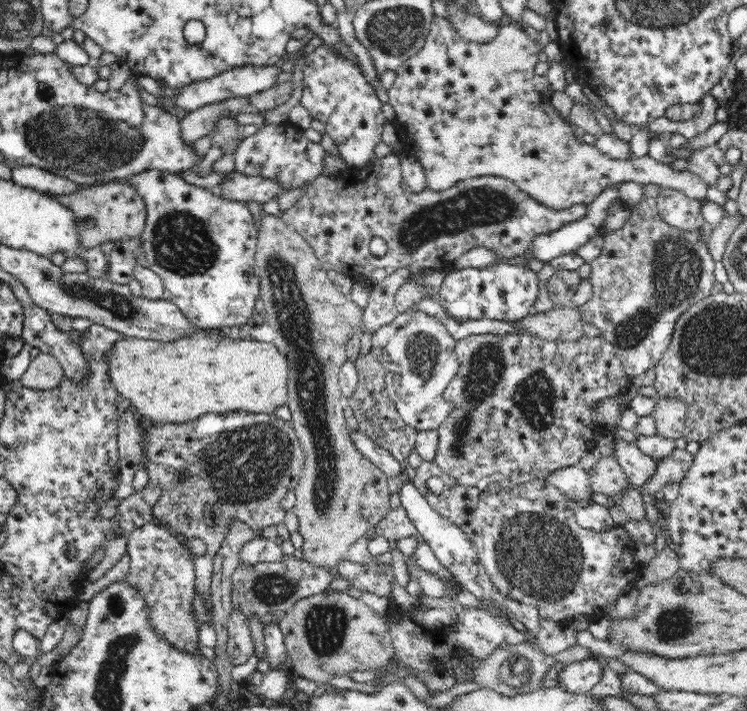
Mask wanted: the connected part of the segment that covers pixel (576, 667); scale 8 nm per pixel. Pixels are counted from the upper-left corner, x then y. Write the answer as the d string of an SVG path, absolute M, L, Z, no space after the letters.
M594 657L572 662L560 672L556 672L557 686L574 694L587 694L594 688L603 676L603 666Z

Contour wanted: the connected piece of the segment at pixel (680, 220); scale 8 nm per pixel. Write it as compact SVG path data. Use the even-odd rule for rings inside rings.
M661 189L657 203L660 217L668 225L688 232L703 228L703 204L698 200L691 200L678 190Z

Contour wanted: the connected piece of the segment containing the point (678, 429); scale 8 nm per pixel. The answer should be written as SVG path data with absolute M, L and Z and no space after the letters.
M662 398L655 402L651 414L655 418L656 434L677 439L683 436L685 429L687 406L682 399Z

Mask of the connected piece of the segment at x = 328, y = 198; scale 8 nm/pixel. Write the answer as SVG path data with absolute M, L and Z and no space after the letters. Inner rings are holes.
M399 154L374 157L370 164L376 168L374 174L368 174L364 178L364 182L356 180L340 182L332 180L332 177L318 176L306 192L303 192L298 202L284 212L283 220L292 225L292 230L295 230L296 234L303 235L314 249L316 261L323 269L337 270L349 277L357 276L371 286L380 284L386 276L394 274L398 268L408 268L411 274L416 274L420 270L443 268L446 260L447 268L450 269L464 253L476 247L494 251L498 257L504 259L520 257L529 250L536 236L550 234L566 224L581 220L587 214L588 206L584 204L574 204L564 210L552 210L542 206L528 194L520 191L520 188L511 181L496 176L462 180L444 192L436 192L427 187L422 192L411 192L404 181ZM376 236L380 236L388 244L388 252L382 258L374 257L369 250L370 242Z

